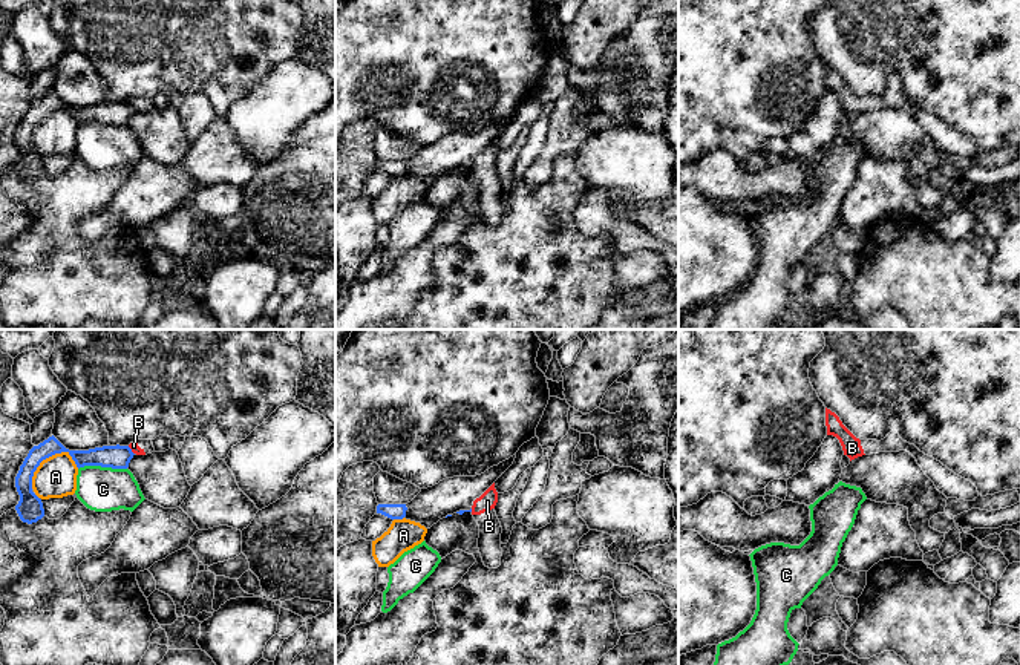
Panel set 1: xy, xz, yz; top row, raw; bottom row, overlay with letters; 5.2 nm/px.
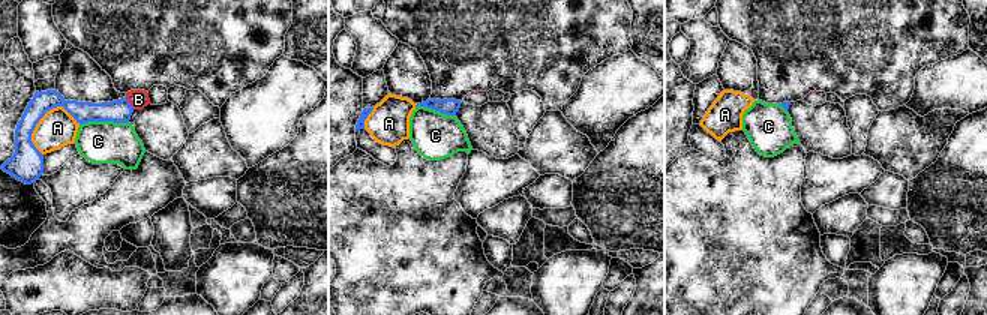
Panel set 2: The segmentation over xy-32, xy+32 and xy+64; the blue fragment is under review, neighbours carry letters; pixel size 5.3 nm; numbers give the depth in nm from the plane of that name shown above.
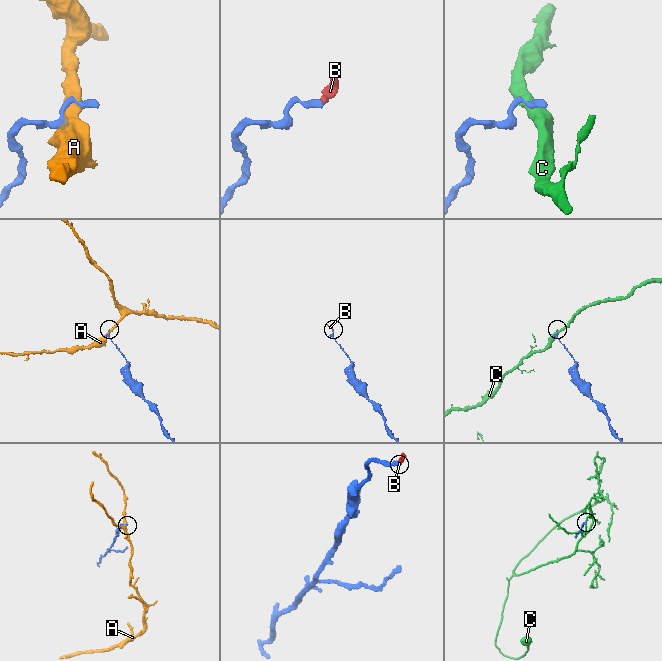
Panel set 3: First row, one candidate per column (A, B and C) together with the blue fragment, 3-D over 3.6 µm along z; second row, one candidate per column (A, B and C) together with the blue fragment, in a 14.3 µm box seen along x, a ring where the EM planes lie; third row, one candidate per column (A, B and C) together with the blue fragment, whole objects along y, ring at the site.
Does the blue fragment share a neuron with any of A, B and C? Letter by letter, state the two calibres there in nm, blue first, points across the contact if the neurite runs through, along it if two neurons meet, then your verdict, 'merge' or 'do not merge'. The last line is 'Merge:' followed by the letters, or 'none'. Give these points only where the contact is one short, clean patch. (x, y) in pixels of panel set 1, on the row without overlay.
A: calibres 130 and 220 nm; do not merge
B: calibres 130 and 50 nm; way xy (117, 114), (130, 108), (134, 103); merge
C: calibres 130 and 240 nm; border xy (126, 124), (81, 123), (78, 126); do not merge
Merge: B

